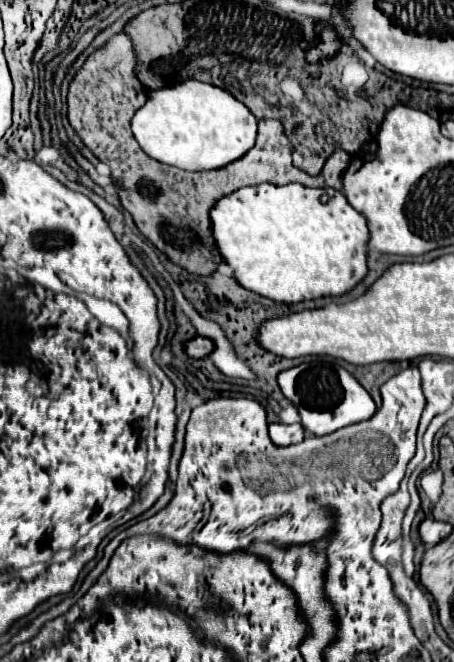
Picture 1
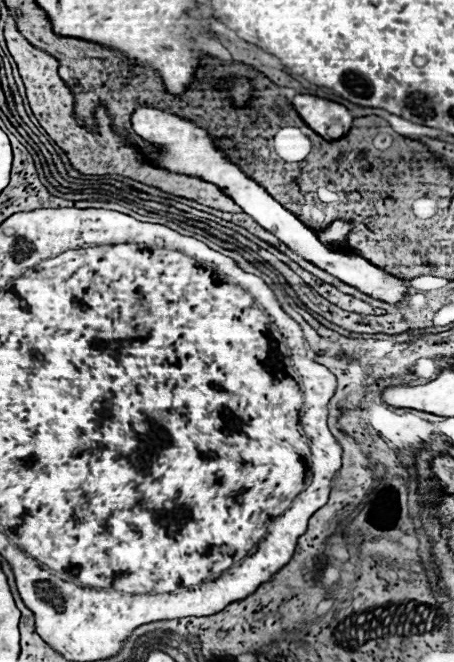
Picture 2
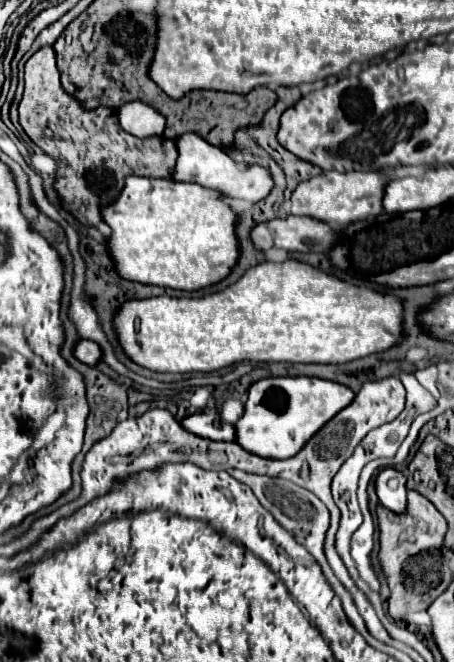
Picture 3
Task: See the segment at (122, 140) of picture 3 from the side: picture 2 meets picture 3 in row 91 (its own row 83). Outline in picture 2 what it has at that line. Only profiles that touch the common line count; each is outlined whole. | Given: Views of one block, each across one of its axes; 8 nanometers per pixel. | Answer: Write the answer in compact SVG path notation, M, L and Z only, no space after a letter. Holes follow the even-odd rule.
M10 28L6 30L4 36L6 36L6 44L8 44L12 58L18 64L18 72L24 80L26 96L28 96L28 102L30 102L34 116L38 118L40 126L50 134L50 138L66 152L70 164L78 172L82 172L82 174L120 174L120 176L144 182L148 186L162 188L164 192L174 192L176 196L186 196L190 200L198 200L200 204L210 204L210 208L222 208L224 212L240 212L240 208L228 196L224 196L214 184L198 180L198 178L182 176L182 174L170 174L162 168L150 166L148 160L144 160L142 152L128 146L126 142L122 142L120 136L116 136L112 132L110 116L108 116L106 108L96 110L96 120L100 126L96 132L90 132L84 126L80 126L76 122L76 118L72 116L74 98L72 98L68 86L58 76L58 60L48 56L46 52L34 48L32 44L28 44L28 40L22 34L12 32Z

